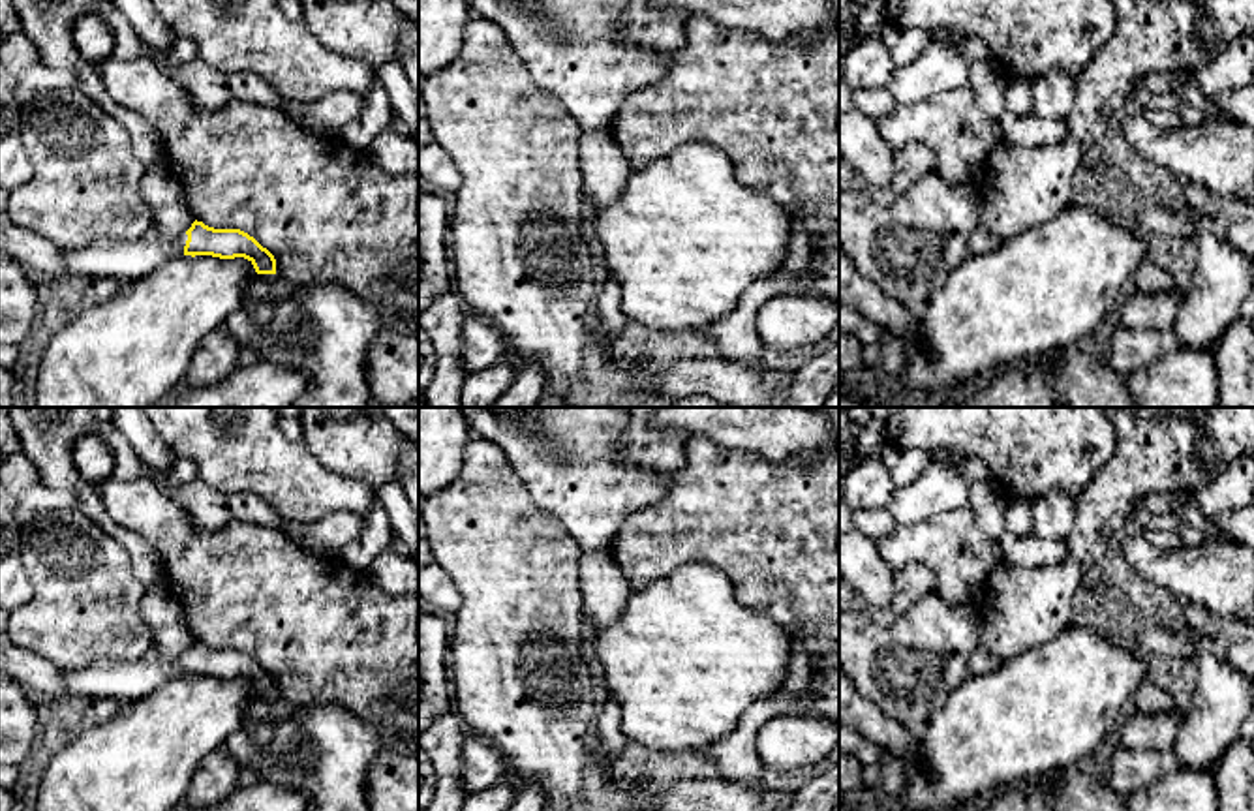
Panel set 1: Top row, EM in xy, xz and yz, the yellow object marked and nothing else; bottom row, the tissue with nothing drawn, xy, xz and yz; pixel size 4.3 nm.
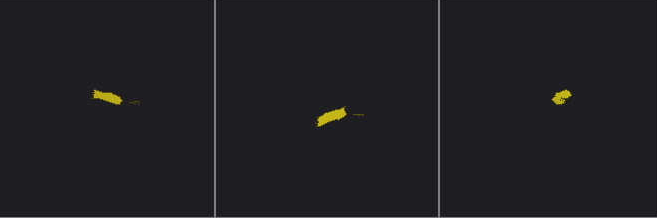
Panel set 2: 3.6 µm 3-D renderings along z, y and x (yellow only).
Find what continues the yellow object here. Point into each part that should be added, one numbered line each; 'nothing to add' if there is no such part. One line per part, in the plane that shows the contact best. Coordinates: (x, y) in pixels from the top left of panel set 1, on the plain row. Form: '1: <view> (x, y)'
1: xy (109, 678)

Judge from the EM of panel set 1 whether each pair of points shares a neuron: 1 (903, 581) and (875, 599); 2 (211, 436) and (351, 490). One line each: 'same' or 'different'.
1: different
2: same

